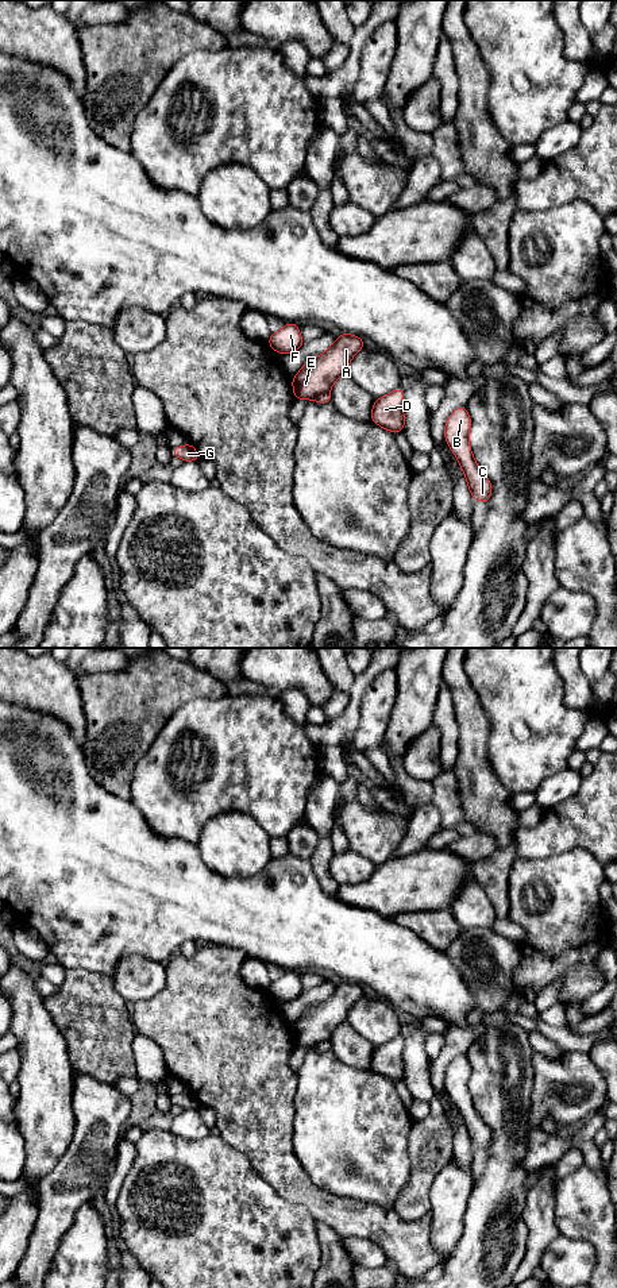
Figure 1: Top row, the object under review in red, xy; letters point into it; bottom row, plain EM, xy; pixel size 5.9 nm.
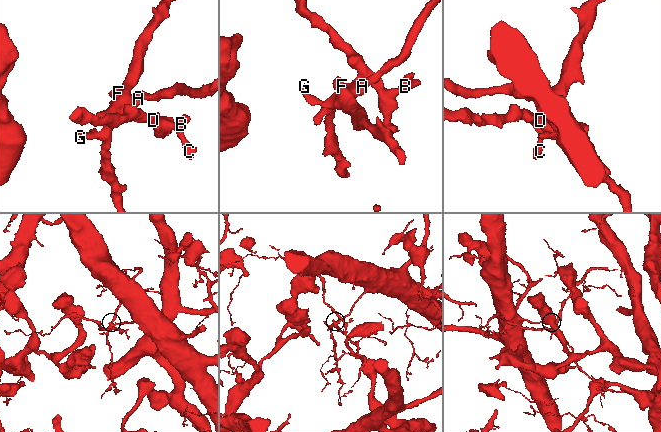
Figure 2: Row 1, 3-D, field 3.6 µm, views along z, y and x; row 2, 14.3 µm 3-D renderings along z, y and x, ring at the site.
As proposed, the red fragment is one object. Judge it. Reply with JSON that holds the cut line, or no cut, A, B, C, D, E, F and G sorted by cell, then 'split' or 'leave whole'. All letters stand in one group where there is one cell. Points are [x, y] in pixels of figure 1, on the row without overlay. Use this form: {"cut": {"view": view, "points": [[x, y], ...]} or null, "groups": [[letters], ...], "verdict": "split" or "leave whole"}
{"cut": {"view": "xy", "points": [[327, 1038], [315, 1047]]}, "groups": [["A", "E", "F", "G"], ["B", "C", "D"]], "verdict": "split"}

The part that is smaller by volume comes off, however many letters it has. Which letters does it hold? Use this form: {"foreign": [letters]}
{"foreign": ["B", "C", "D"]}

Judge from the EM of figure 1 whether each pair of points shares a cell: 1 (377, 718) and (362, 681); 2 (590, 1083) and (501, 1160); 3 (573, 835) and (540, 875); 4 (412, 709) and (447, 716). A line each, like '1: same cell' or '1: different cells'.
1: different cells
2: different cells
3: different cells
4: different cells

